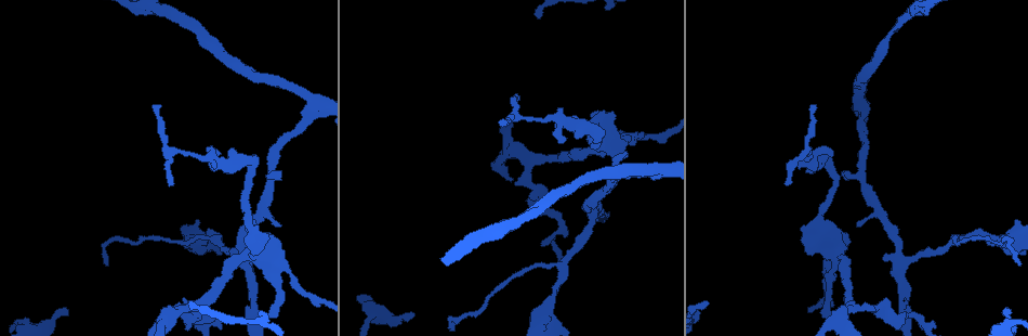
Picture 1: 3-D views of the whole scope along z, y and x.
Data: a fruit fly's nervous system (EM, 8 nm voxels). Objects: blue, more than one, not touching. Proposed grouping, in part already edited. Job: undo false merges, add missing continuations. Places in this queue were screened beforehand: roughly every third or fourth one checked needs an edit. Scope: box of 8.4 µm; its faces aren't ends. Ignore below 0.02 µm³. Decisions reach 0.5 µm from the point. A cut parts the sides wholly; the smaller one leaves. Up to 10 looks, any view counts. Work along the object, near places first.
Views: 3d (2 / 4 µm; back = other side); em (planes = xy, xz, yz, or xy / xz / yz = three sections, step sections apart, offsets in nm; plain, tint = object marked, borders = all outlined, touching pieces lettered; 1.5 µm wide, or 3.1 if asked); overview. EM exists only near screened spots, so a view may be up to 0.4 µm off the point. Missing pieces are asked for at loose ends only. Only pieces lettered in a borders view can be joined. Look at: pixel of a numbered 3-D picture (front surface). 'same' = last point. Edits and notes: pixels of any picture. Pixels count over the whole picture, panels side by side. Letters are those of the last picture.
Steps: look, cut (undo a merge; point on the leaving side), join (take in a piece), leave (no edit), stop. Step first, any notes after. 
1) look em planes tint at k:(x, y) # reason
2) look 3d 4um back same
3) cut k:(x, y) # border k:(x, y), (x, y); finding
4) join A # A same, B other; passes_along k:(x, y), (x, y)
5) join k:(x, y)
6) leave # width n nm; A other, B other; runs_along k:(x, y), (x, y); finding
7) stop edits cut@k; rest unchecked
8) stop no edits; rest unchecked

look 3d 2um at 1:(902, 261) # two arms in line, one across

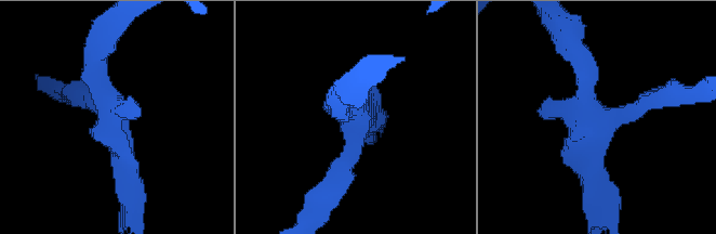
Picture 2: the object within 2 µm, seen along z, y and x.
look em xz step 4 borders at 2:(594, 121) # arms 3; arm_widths 190, 220, 220 nm; now the EM

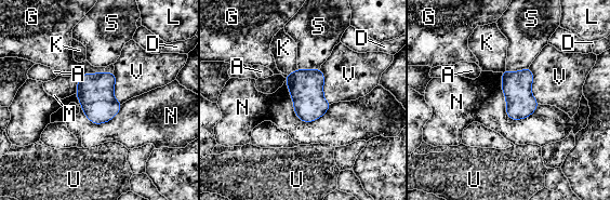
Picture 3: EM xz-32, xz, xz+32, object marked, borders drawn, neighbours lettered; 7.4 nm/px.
look em xy step 4 borders same # another direction

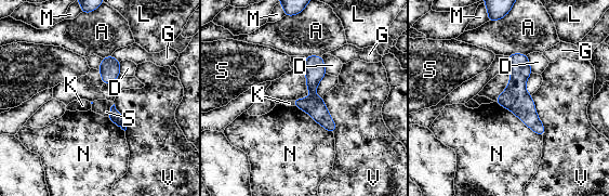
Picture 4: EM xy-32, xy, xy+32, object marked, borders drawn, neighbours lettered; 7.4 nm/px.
leave # A other, D other, G other, K other, L other, M other, N other, S other, V other; runs_along 4:(512, 56), (517, 100), (541, 132); continuous, no second cell

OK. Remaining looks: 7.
look em planes borders at 1:(269, 316) # an open end

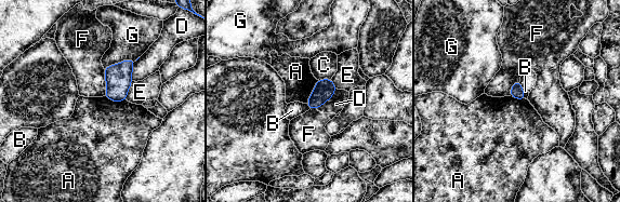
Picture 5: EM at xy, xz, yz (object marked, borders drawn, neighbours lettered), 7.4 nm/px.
leave # A other, B other, C other, D other, E other, F other, G other; border 5:(318, 80), (305, 103); no lettered piece goes on from it

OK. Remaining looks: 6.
look em planes borders at 1:(535, 160) # branch point

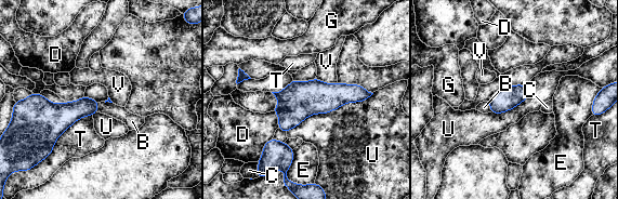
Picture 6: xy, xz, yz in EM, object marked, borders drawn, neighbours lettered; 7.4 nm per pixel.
leave # longest_contact U 700 nm; B other, C other, D other, E other, G other, T other, U other, V other; border 6:(373, 93), (311, 114), (287, 132); all the same cell

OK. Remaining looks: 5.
look 3d 4um at 1:(156, 107) # an open end

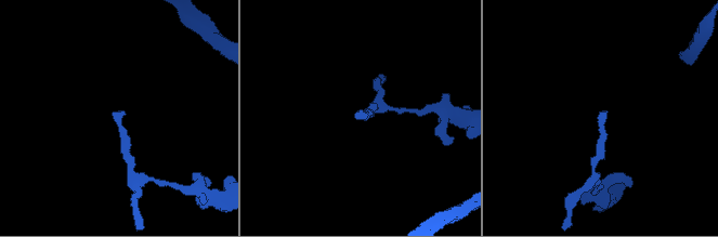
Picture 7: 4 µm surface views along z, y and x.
look em planes borders at 7:(608, 112) # now the EM

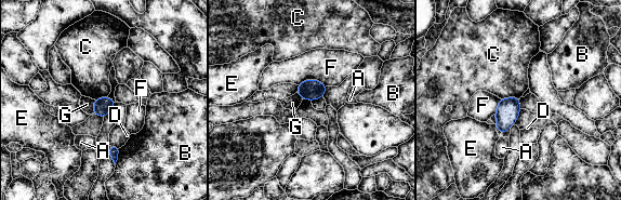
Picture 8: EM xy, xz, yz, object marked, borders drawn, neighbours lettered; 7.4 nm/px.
leave # A other, B other, C other, D other, E other, F other, G other; border 8:(519, 97), (500, 98); no lettered piece goes on from it

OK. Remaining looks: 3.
stop no edits; rest unchecked

